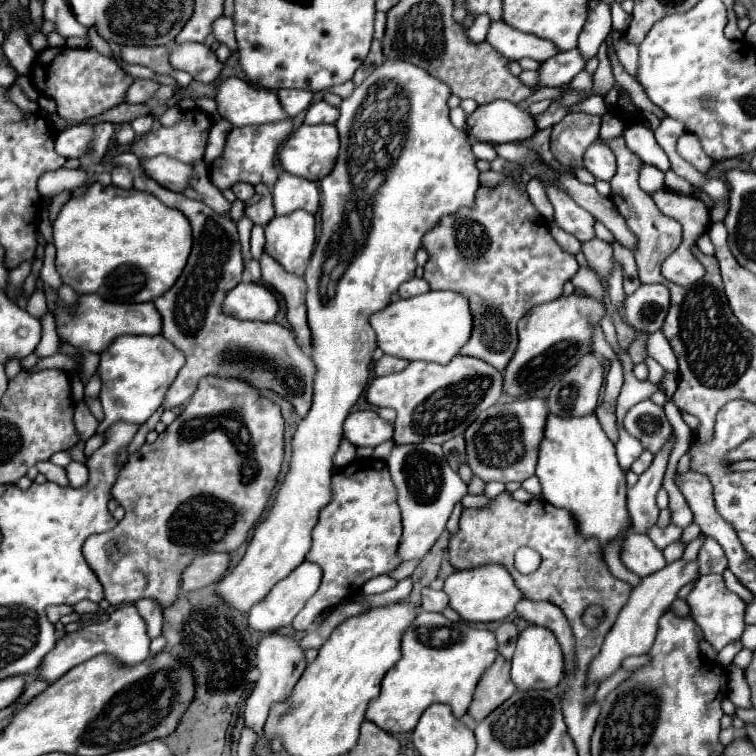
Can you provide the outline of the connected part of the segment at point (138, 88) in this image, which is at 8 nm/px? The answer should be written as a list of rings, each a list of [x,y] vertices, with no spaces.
[[[138,78],[130,86],[130,90],[126,94],[126,102],[130,102],[130,104],[142,104],[142,102],[150,100],[156,94],[158,88],[160,88],[160,82],[156,82],[156,80],[140,80]]]

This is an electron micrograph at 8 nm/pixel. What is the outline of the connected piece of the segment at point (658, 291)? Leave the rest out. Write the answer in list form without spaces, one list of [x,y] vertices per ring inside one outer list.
[[[642,284],[624,302],[626,324],[636,332],[658,332],[670,306],[670,294],[664,284]]]

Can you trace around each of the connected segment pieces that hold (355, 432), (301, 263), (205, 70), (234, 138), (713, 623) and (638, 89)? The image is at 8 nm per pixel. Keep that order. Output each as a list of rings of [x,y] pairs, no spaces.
[[[374,410],[352,412],[344,422],[344,438],[356,448],[376,448],[392,438],[392,426],[386,424]]]
[[[296,210],[292,214],[286,216],[274,216],[270,220],[270,224],[266,226],[266,252],[278,262],[282,264],[288,272],[302,276],[308,260],[312,256],[314,250],[314,242],[316,242],[316,220],[310,212],[304,210]]]
[[[198,42],[174,44],[170,50],[170,64],[174,70],[184,70],[204,84],[216,82],[224,70],[224,64],[216,58],[214,50]]]
[[[286,118],[286,120],[276,122],[276,124],[232,128],[232,132],[228,134],[224,154],[210,168],[212,184],[218,190],[232,188],[232,184],[236,184],[236,182],[248,182],[252,186],[262,182],[262,184],[274,186],[274,182],[278,180],[274,158],[276,158],[276,152],[280,148],[280,142],[284,142],[290,134],[292,134],[292,118]]]
[[[706,574],[702,576],[696,586],[692,588],[692,592],[688,594],[688,606],[690,606],[690,612],[692,612],[692,618],[694,622],[700,626],[704,638],[716,648],[716,650],[722,650],[728,642],[734,642],[742,636],[744,632],[744,610],[746,610],[746,604],[744,600],[730,592],[726,586],[724,586],[724,578],[722,574]]]
[[[614,52],[610,54],[610,62],[612,62],[612,70],[614,70],[616,82],[630,94],[632,102],[634,102],[640,110],[648,110],[648,112],[654,112],[658,118],[664,118],[664,112],[662,112],[656,104],[652,104],[652,102],[648,100],[648,96],[646,96],[646,92],[642,90],[642,86],[640,86],[632,76],[628,76],[628,74],[624,72],[624,68],[622,68],[622,64],[618,64]]]

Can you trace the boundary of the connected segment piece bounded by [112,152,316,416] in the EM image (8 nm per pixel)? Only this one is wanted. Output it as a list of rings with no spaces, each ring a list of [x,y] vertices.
[[[132,152],[114,156],[112,164],[126,166],[134,174],[136,190],[148,190],[170,208],[184,212],[194,232],[194,246],[184,272],[164,296],[158,296],[154,300],[158,312],[162,314],[162,334],[186,354],[186,364],[168,388],[162,408],[172,410],[182,406],[194,394],[200,378],[220,376],[244,380],[248,384],[254,384],[254,388],[258,390],[272,390],[288,400],[298,416],[306,416],[312,404],[312,380],[316,368],[312,358],[296,344],[294,334],[278,322],[238,320],[222,312],[224,296],[240,284],[244,270],[236,224],[228,216],[214,212],[206,204],[190,200],[184,194],[156,184],[156,180],[152,180],[144,172],[144,168],[140,168],[140,158]]]

